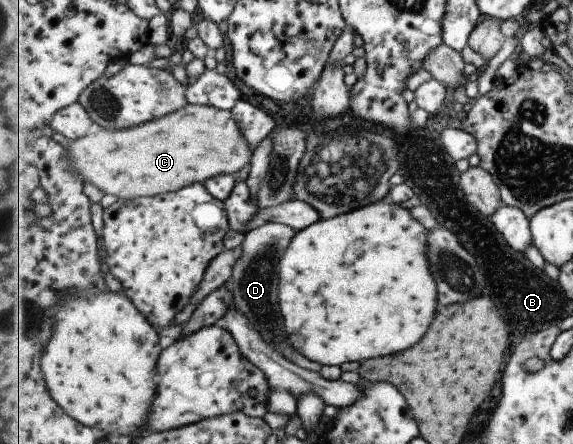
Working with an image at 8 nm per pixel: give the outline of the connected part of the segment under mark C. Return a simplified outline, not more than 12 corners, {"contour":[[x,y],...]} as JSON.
{"contour":[[189,104],[74,142],[86,182],[144,198],[239,173],[233,110]]}

